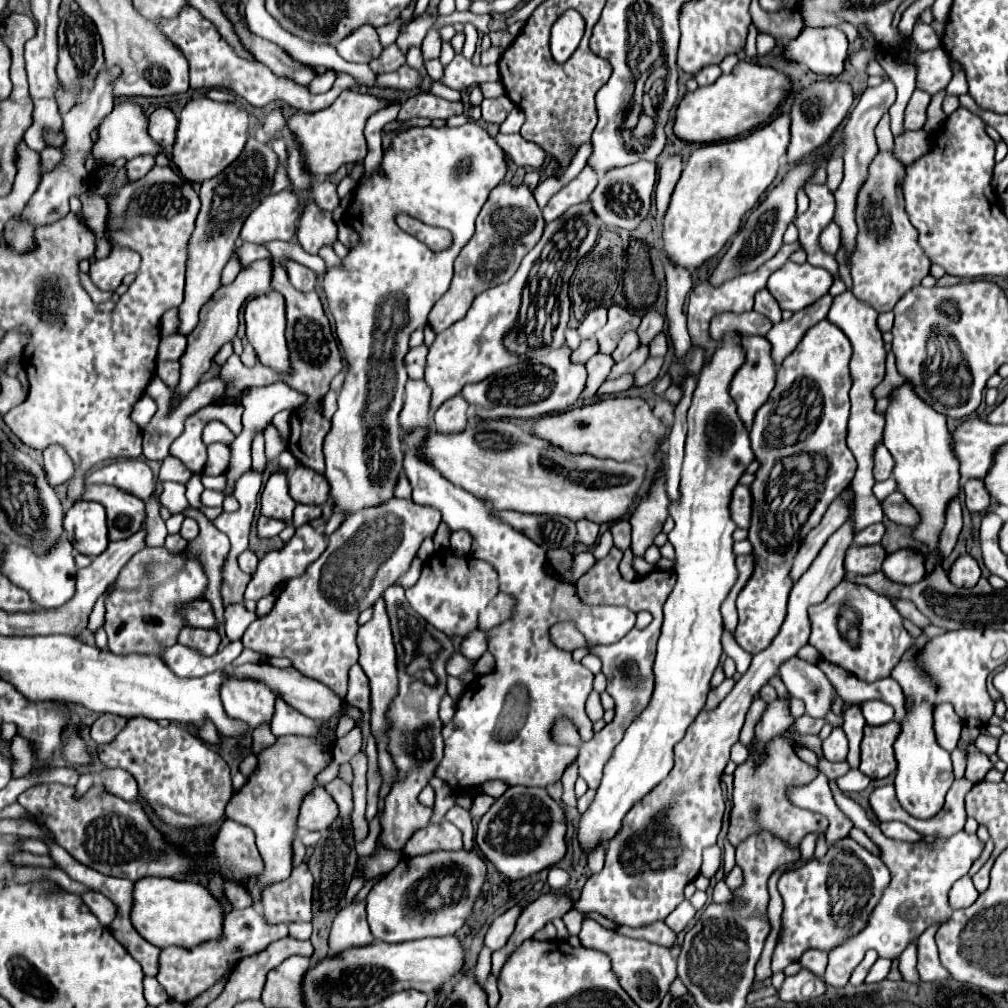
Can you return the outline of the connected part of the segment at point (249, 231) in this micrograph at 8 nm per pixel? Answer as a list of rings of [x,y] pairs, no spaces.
[[[292,188],[266,196],[266,200],[262,200],[262,204],[244,222],[240,238],[254,244],[264,244],[270,240],[296,240],[302,210],[304,206],[300,196]]]

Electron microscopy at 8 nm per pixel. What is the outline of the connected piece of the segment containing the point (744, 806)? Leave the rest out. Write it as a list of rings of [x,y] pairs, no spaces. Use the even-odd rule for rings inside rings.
[[[778,736],[768,744],[766,756],[760,766],[752,764],[752,758],[748,758],[744,764],[740,764],[734,772],[734,808],[730,814],[730,830],[728,830],[728,840],[730,844],[740,844],[748,832],[756,832],[756,828],[768,828],[770,832],[776,832],[782,840],[788,840],[790,844],[800,844],[802,838],[810,832],[826,832],[828,820],[822,814],[808,812],[802,808],[792,808],[786,798],[786,788],[794,784],[808,784],[818,776],[818,768],[806,764],[790,742],[784,736]],[[752,808],[758,808],[758,816],[752,816]]]

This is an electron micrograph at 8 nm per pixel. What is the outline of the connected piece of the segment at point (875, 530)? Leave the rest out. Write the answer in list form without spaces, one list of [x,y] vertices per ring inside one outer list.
[[[872,524],[872,526],[864,528],[862,532],[858,532],[858,534],[854,536],[854,542],[856,542],[858,546],[880,544],[880,540],[882,540],[882,536],[884,536],[884,532],[886,532],[884,524]]]

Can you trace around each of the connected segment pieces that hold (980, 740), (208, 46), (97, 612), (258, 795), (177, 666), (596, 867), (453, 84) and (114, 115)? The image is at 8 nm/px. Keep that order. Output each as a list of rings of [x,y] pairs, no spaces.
[[[980,734],[978,738],[976,738],[976,748],[980,750],[980,752],[984,752],[984,754],[994,754],[996,750],[998,750],[998,738],[994,738],[994,736],[984,736],[984,734]]]
[[[188,6],[184,8],[184,12],[180,12],[180,16],[176,20],[164,20],[164,24],[160,24],[162,30],[166,32],[166,36],[184,52],[188,64],[190,64],[190,86],[192,88],[228,88],[232,92],[236,92],[238,96],[246,98],[252,106],[262,108],[274,100],[284,100],[286,104],[294,106],[296,110],[304,110],[304,112],[316,112],[320,108],[328,108],[328,104],[332,104],[336,100],[336,96],[350,88],[356,86],[358,82],[348,76],[348,74],[340,74],[334,82],[334,86],[324,92],[324,94],[310,94],[306,86],[300,84],[292,84],[292,80],[284,80],[278,78],[276,74],[272,74],[272,70],[260,62],[250,62],[240,58],[230,46],[228,42],[218,34],[218,30],[214,28],[214,24],[210,20],[206,20],[196,8]]]
[[[112,584],[106,588],[106,592],[96,600],[96,604],[94,604],[94,608],[92,608],[92,612],[90,612],[90,620],[88,620],[88,630],[90,632],[96,632],[102,624],[104,624],[104,600],[106,600],[106,596],[108,596],[108,592],[112,590]]]
[[[338,718],[324,720],[318,726],[318,732],[326,738],[310,738],[310,736],[280,736],[268,748],[264,748],[256,758],[256,770],[248,778],[248,782],[230,798],[226,804],[226,818],[230,816],[234,822],[246,824],[256,834],[256,846],[264,860],[264,874],[256,884],[254,906],[260,908],[260,888],[264,884],[280,882],[290,876],[292,864],[292,840],[296,836],[296,818],[300,812],[300,804],[304,796],[308,796],[316,786],[316,776],[332,762],[332,742],[336,740],[336,724]]]
[[[240,640],[230,642],[224,650],[216,652],[210,658],[204,658],[196,650],[186,648],[182,644],[174,644],[174,646],[164,648],[160,658],[178,678],[196,678],[196,676],[206,676],[216,670],[224,670],[240,656],[240,652],[242,652]]]
[[[600,846],[600,848],[596,848],[590,856],[588,856],[588,866],[590,866],[590,870],[592,870],[592,874],[598,874],[602,868],[604,868],[604,848]]]
[[[458,54],[446,68],[442,82],[454,90],[466,90],[470,86],[478,86],[484,82],[496,82],[498,80],[498,66],[474,66],[470,60],[466,60],[462,54]]]
[[[118,100],[114,104],[114,110],[100,124],[100,138],[94,146],[96,164],[114,164],[118,158],[132,160],[132,158],[142,156],[142,154],[152,154],[152,156],[166,154],[166,150],[162,146],[152,142],[150,134],[146,132],[146,126],[148,126],[148,120],[146,120],[140,104],[134,104],[130,100]]]

